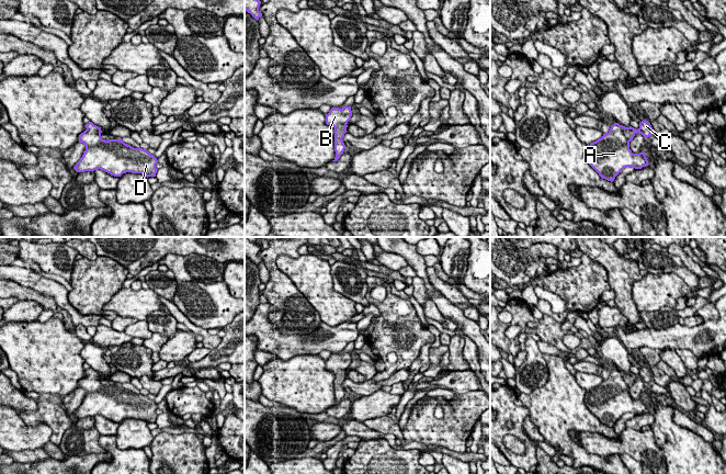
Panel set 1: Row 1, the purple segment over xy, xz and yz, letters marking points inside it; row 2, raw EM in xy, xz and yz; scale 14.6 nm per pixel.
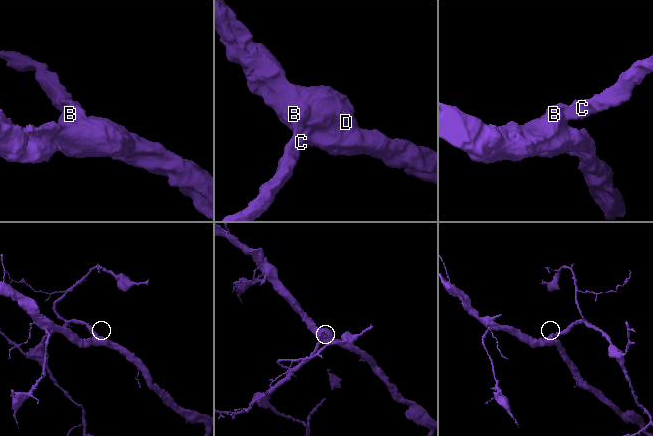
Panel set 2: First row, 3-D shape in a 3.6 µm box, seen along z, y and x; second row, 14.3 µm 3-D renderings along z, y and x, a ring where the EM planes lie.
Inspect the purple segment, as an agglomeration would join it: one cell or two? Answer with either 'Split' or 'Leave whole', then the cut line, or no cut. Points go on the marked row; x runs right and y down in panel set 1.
Leave whole. No split

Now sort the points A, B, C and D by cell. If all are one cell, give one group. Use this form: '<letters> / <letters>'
A B C D

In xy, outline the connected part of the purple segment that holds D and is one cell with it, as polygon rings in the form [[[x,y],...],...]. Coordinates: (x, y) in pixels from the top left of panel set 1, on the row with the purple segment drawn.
[[[89,122],[84,126],[87,129],[79,135],[79,143],[86,145],[86,150],[80,160],[73,167],[77,172],[101,169],[114,177],[121,177],[126,172],[141,173],[147,178],[156,177],[158,170],[156,165],[158,163],[158,160],[154,155],[149,154],[147,149],[140,147],[134,148],[131,145],[125,144],[122,139],[105,140],[101,137],[101,128],[92,122]]]

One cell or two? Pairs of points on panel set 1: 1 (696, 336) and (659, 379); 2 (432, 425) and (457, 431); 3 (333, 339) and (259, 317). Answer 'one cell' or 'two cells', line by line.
1: two cells
2: one cell
3: one cell

